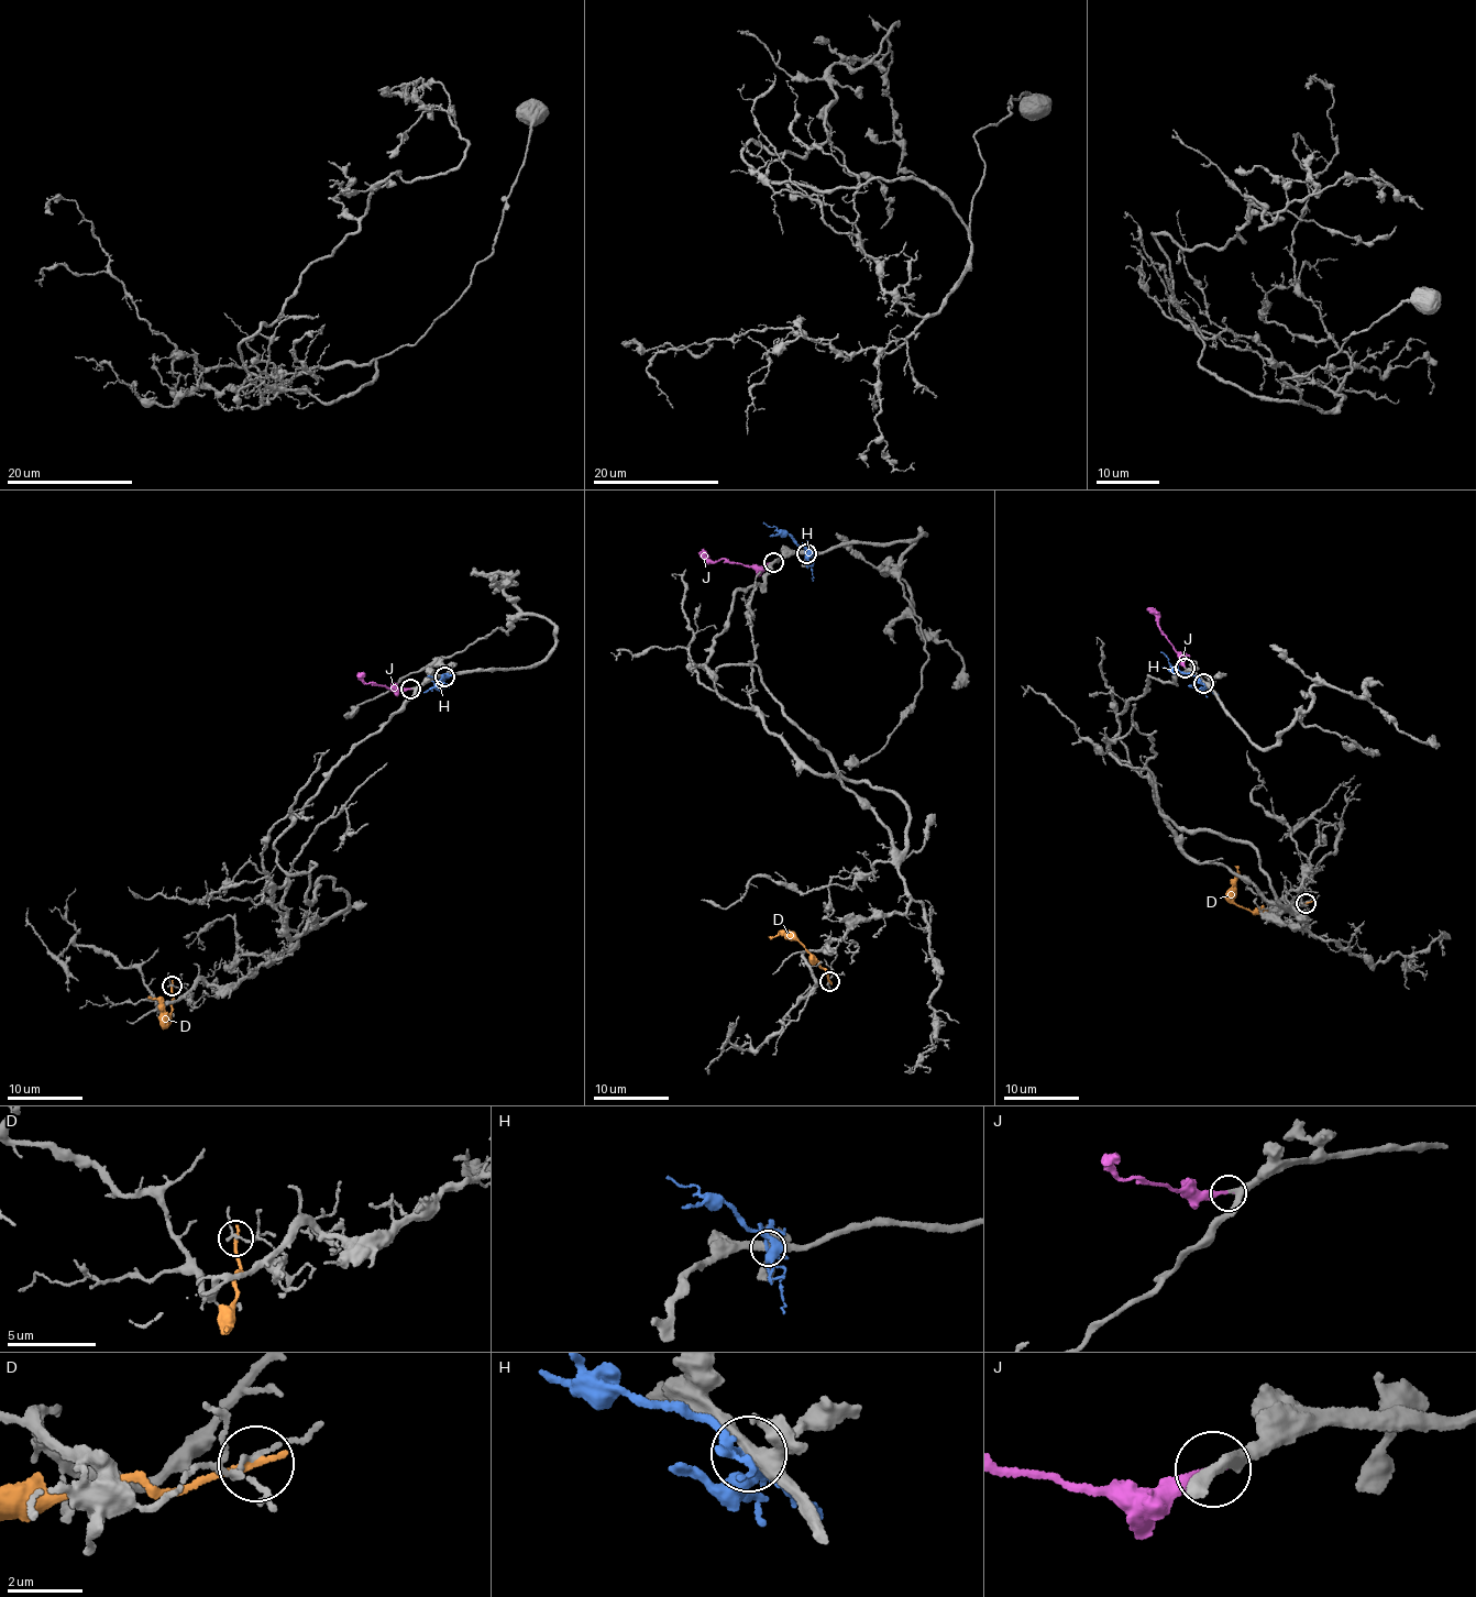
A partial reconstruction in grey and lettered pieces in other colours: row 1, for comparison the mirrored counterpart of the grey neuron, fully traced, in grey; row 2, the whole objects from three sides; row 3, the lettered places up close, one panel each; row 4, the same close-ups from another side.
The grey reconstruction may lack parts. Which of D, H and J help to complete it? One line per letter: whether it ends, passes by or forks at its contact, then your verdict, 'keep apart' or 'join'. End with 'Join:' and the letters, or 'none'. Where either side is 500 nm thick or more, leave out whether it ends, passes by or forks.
D: it ends; keep apart
H: it forks; keep apart
J: it ends; join
Join: J

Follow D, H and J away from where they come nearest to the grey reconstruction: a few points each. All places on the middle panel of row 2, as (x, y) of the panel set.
D: (830, 982), (819, 961), (786, 929), (768, 936)
H: (806, 552), (785, 532), (762, 524)
J: (772, 561), (756, 566), (722, 559), (714, 561), (702, 549)

